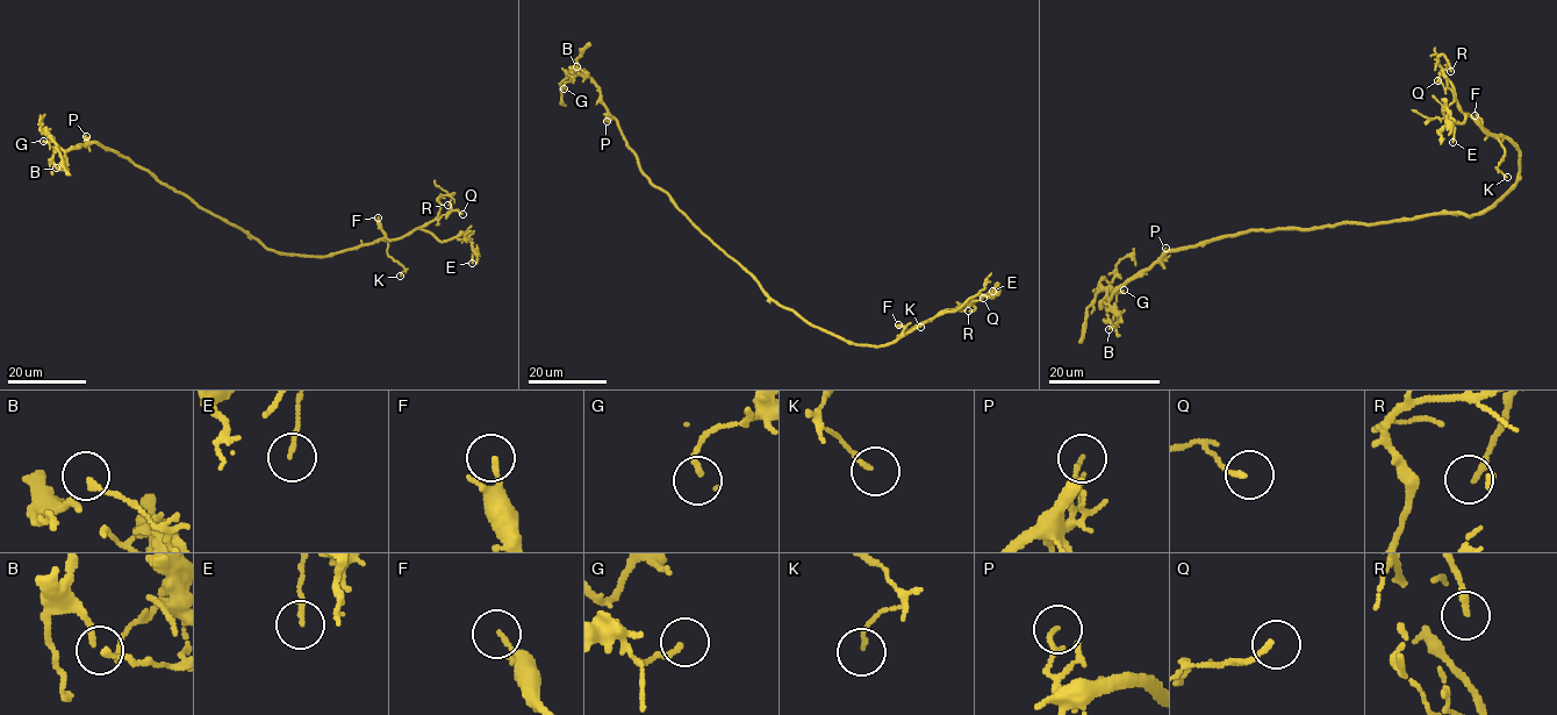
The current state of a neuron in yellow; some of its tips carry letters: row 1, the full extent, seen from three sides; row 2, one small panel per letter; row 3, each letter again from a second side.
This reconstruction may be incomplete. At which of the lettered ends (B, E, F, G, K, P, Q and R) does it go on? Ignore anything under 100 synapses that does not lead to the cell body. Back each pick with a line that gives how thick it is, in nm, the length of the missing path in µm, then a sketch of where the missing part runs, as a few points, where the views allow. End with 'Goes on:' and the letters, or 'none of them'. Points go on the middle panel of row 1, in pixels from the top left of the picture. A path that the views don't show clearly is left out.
R: 200 nm thick; about 15 µm are missing; missing branch runs (968, 310), (948, 320)
Goes on: R

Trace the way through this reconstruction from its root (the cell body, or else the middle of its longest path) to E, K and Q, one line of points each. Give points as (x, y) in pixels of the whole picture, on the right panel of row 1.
E: (1398, 221), (1470, 216), (1515, 183), (1516, 144), (1468, 113), (1450, 120), (1444, 106), (1453, 142)
K: (1398, 221), (1491, 208), (1519, 174), (1518, 147), (1501, 134), (1497, 169), (1507, 177)
Q: (1398, 221), (1444, 211), (1470, 216), (1491, 208), (1519, 174), (1516, 144), (1482, 128), (1437, 80)

